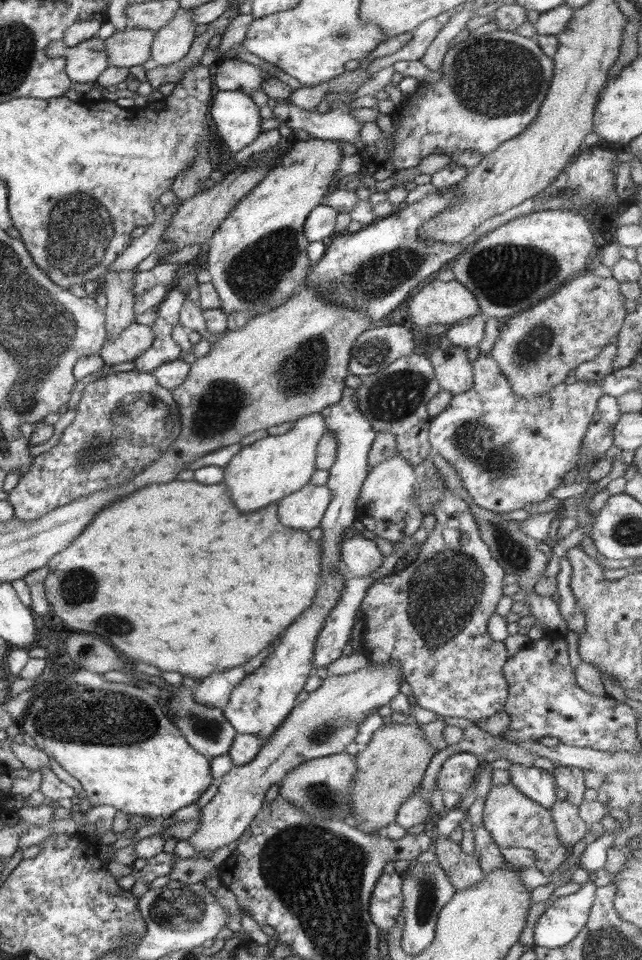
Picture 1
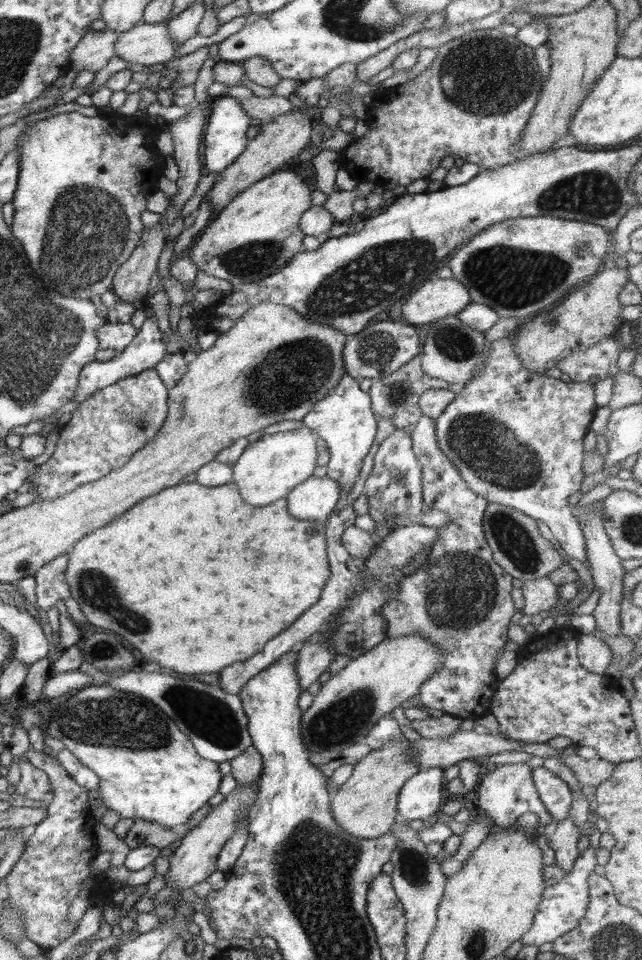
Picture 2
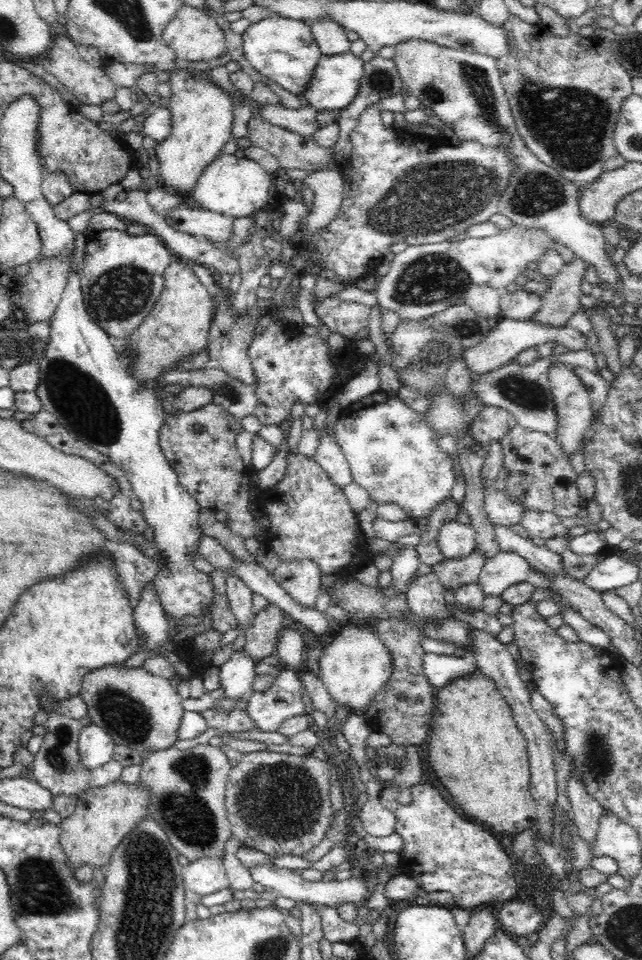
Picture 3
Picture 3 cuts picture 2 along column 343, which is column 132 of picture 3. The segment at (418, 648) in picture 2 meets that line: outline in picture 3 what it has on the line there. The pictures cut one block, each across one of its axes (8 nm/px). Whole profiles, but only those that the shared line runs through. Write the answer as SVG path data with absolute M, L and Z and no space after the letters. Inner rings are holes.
M121 663L108 664L104 668L92 670L84 676L79 694L82 695L88 706L88 716L92 722L104 728L116 744L140 752L148 750L149 753L153 753L166 750L178 742L178 726L180 726L180 720L185 712L182 707L183 699L179 692L174 690L174 686L168 679L153 675L144 667L126 668Z

